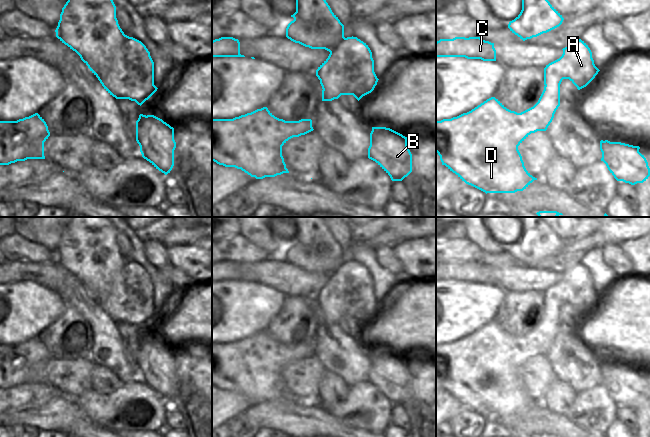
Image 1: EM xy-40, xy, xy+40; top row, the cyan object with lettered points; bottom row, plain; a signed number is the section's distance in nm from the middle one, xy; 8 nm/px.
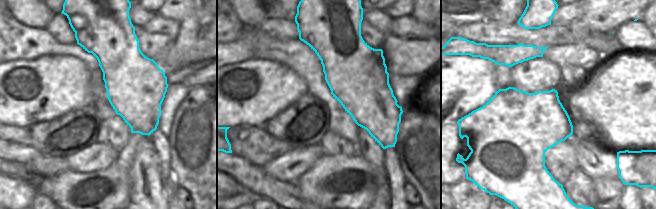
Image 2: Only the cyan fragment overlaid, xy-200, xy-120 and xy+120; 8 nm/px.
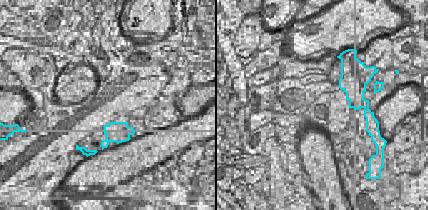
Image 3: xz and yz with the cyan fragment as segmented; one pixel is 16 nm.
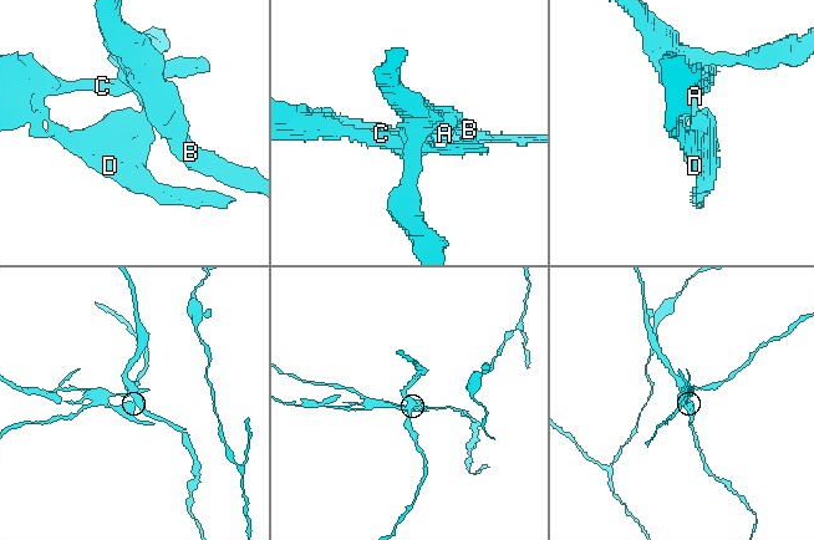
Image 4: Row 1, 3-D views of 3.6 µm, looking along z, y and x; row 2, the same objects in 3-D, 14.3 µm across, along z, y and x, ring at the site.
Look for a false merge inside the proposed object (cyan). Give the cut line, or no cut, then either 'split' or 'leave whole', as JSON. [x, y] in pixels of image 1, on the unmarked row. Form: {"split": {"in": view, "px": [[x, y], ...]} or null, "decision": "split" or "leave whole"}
{"split": {"in": "xy+40", "px": [[544, 310], [549, 316], [559, 321]]}, "decision": "split"}

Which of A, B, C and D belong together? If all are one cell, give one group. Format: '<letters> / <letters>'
A B / C D

